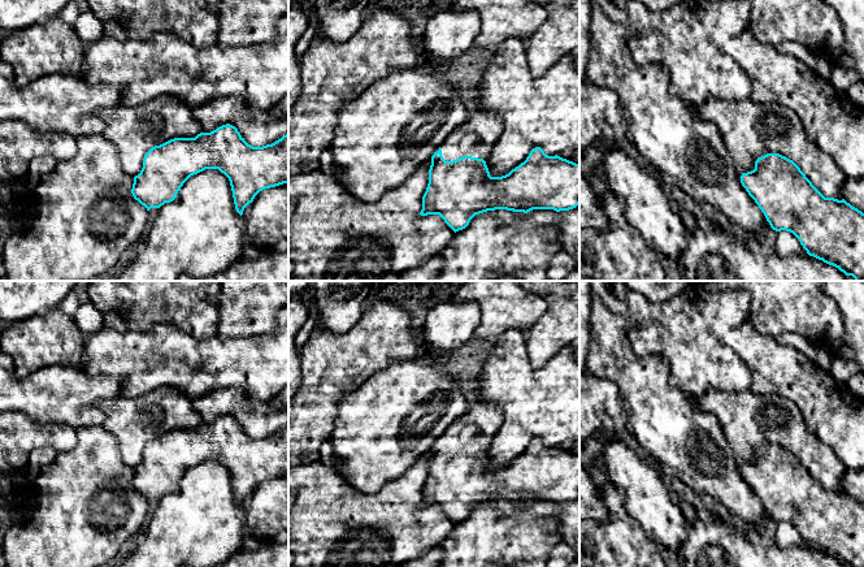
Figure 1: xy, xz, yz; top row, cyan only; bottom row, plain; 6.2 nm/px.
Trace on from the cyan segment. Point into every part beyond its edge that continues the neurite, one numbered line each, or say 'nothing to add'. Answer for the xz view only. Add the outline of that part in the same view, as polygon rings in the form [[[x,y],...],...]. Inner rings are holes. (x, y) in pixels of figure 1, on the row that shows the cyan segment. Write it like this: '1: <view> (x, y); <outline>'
1: xz (476, 137); [[[476,109],[437,150],[446,161],[463,156],[483,159],[503,131],[503,121],[491,112]]]

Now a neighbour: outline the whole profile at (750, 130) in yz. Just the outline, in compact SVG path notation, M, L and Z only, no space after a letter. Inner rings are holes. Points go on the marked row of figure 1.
M712 98L694 105L694 114L716 125L733 161L743 169L751 172L759 157L780 153L793 160L825 198L843 199L841 186L848 177L808 137L790 108L759 104L750 98L737 101Z

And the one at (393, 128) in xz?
M429 64L394 69L339 114L329 151L342 170L340 185L357 200L374 203L390 189L400 186L470 116L460 90L442 82Z

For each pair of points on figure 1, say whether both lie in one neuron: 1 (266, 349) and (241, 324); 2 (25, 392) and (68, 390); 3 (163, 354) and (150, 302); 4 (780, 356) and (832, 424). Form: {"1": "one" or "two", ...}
{"1": "two", "2": "one", "3": "two", "4": "one"}

